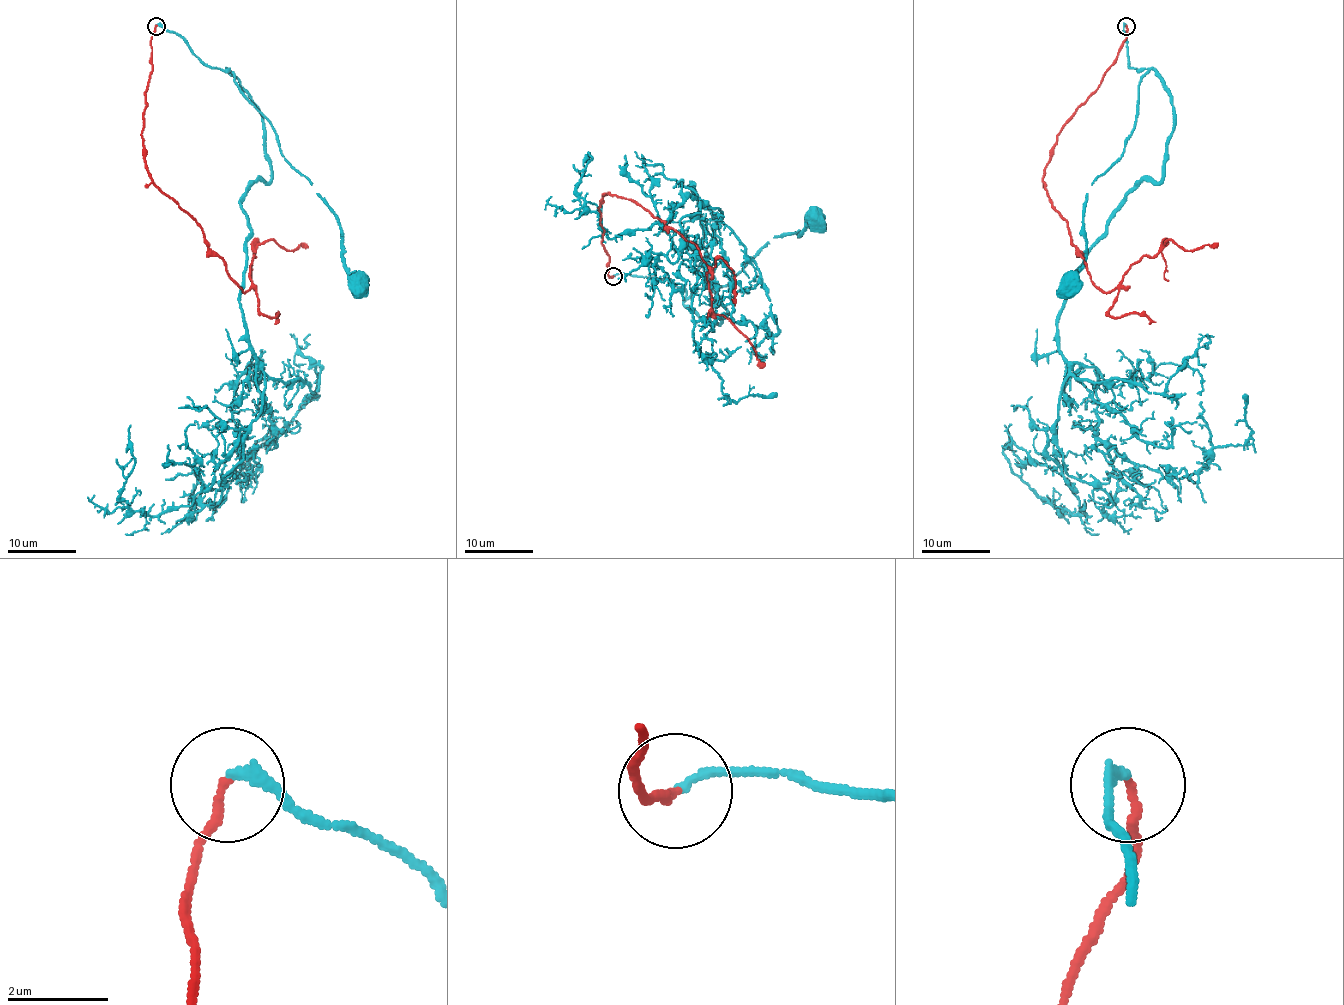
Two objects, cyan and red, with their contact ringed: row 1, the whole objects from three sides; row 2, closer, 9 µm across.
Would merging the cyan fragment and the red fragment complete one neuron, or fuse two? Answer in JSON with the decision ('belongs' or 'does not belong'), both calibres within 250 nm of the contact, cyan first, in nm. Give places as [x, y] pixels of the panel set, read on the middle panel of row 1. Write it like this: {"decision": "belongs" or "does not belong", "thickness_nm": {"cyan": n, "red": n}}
{"decision": "belongs", "thickness_nm": {"cyan": 170, "red": 180}}

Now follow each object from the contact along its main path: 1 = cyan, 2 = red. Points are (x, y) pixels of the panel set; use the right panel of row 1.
1: (1126, 26), (1128, 67), (1147, 70), (1123, 154), (1087, 194), (1087, 259), (1070, 286)
2: (1126, 26), (1114, 63), (1058, 135), (1044, 176), (1049, 202), (1104, 291), (1166, 242), (1217, 247)

